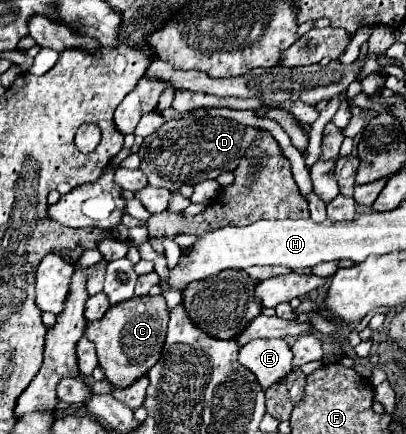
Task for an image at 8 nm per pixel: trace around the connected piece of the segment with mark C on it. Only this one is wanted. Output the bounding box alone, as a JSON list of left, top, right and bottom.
[85,294,169,388]

